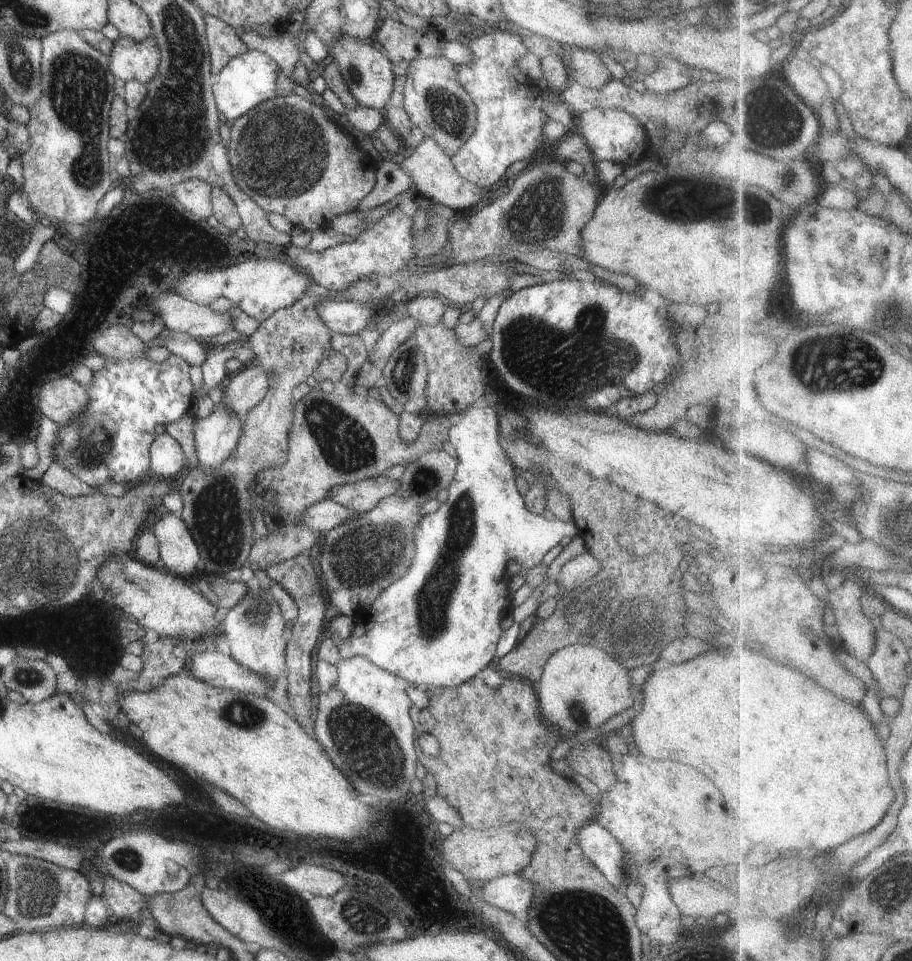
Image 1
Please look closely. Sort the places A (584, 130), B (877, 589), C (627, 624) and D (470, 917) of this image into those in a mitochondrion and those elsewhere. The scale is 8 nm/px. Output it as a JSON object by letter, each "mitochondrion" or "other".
{"A":"other","B":"other","C":"mitochondrion","D":"other"}

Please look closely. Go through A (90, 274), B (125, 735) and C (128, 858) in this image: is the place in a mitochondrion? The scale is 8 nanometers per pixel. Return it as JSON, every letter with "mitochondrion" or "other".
{"A":"other","B":"other","C":"mitochondrion"}

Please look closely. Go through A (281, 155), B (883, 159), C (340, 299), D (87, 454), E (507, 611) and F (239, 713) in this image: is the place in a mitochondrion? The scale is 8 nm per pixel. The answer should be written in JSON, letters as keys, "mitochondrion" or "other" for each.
{"A":"mitochondrion","B":"other","C":"other","D":"mitochondrion","E":"other","F":"mitochondrion"}

